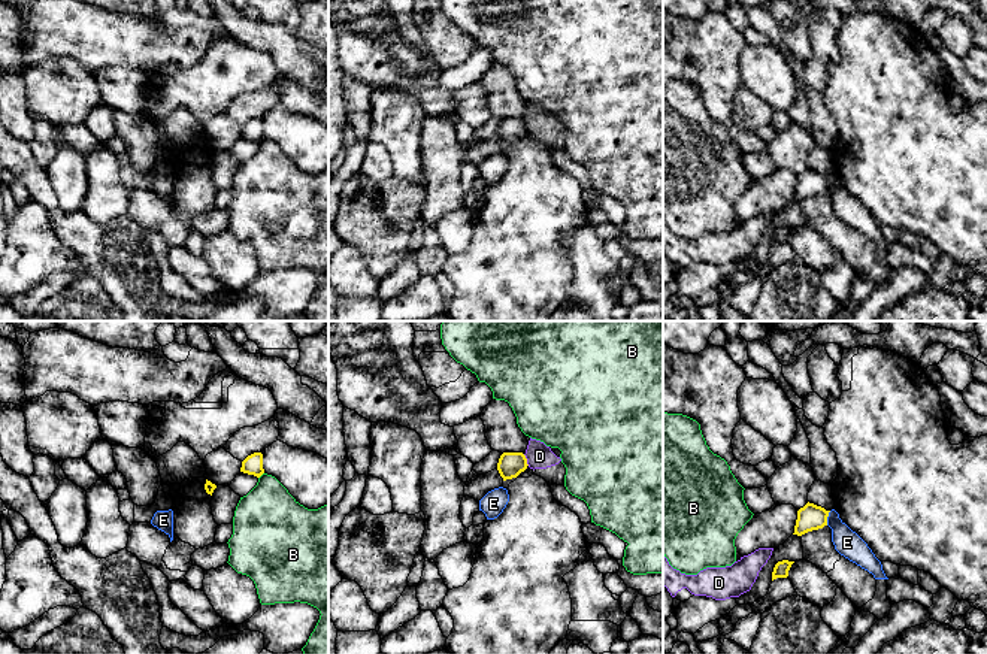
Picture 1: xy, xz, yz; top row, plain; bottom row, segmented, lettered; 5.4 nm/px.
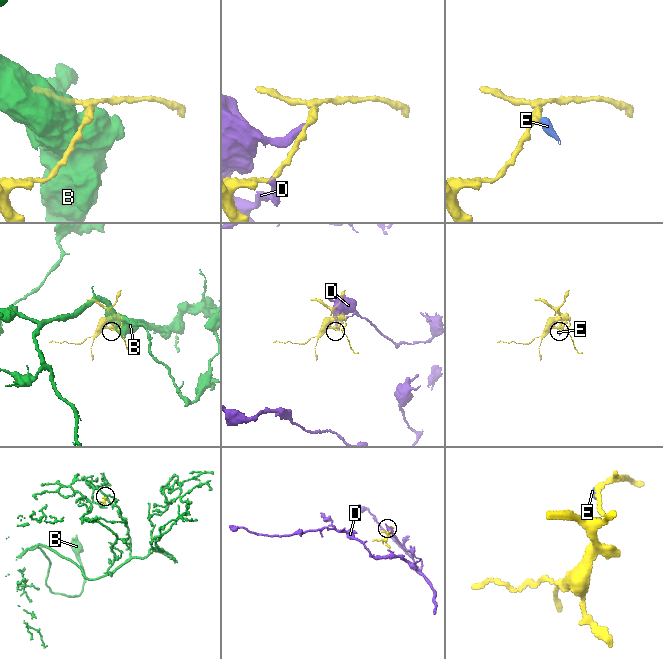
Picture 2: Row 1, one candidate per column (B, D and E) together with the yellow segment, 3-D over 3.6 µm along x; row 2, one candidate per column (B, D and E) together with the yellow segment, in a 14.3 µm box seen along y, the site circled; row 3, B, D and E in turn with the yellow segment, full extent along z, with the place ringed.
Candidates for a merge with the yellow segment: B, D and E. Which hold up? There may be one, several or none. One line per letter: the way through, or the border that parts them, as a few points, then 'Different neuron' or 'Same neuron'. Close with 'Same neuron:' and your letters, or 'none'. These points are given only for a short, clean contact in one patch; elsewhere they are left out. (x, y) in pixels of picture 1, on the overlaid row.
B: Different neuron
D: Different neuron
E: Boundary: yz (830, 511), (826, 524). Different neuron
Same neuron: none

